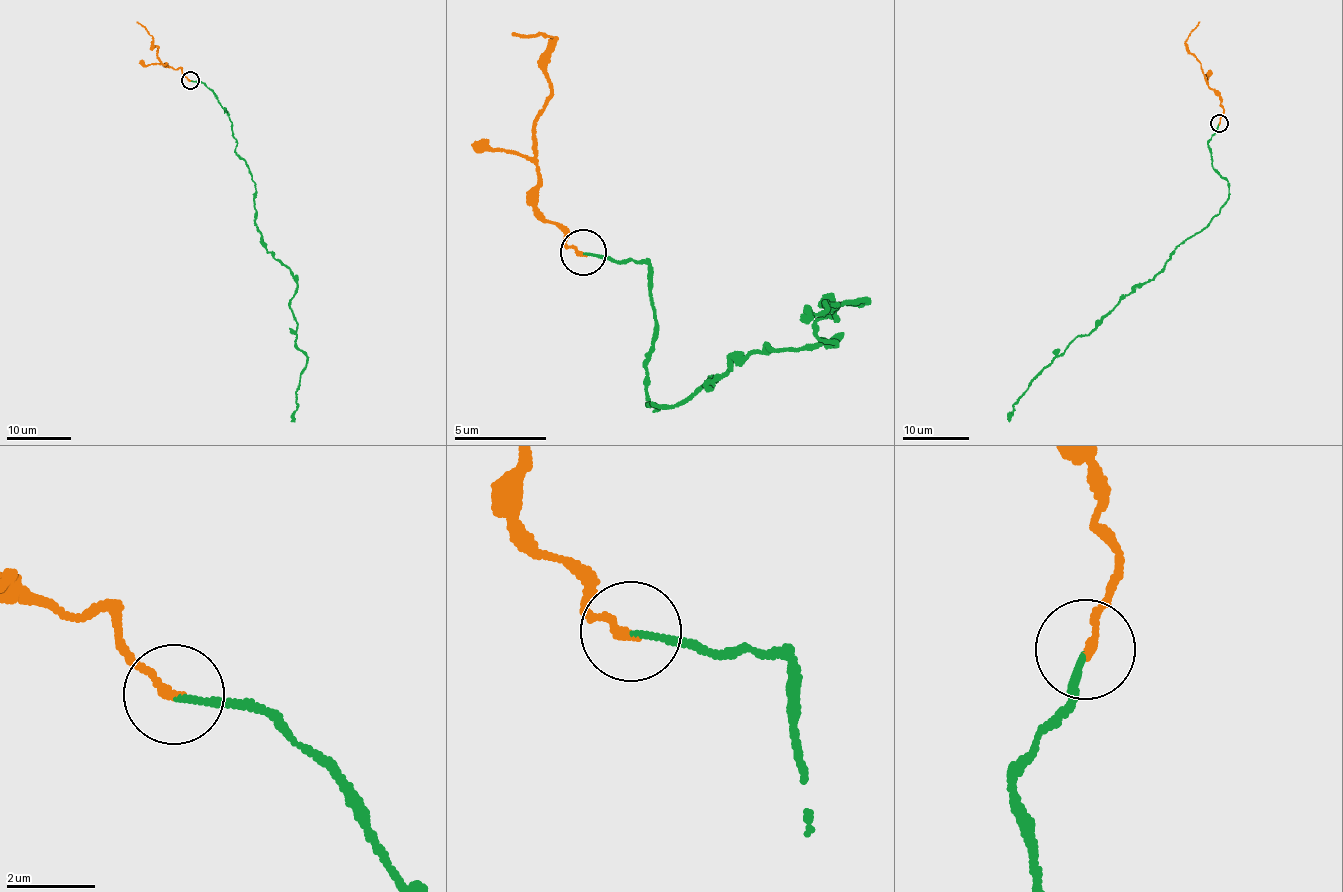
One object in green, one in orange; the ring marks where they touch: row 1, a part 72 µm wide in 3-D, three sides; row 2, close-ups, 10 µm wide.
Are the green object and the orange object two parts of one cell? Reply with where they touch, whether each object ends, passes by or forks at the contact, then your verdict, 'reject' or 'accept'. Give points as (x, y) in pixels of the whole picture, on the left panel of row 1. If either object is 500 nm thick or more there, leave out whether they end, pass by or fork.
at (190, 80); green ends there; orange ends there; accept

